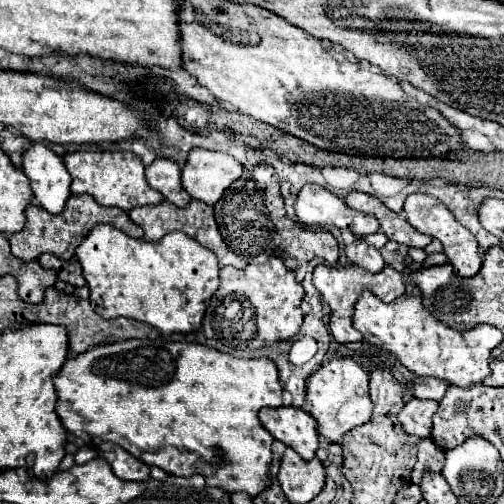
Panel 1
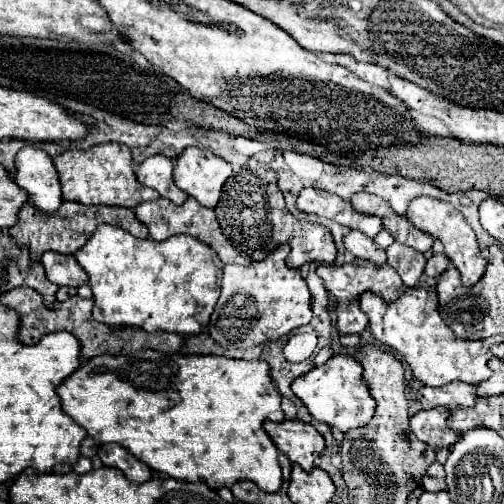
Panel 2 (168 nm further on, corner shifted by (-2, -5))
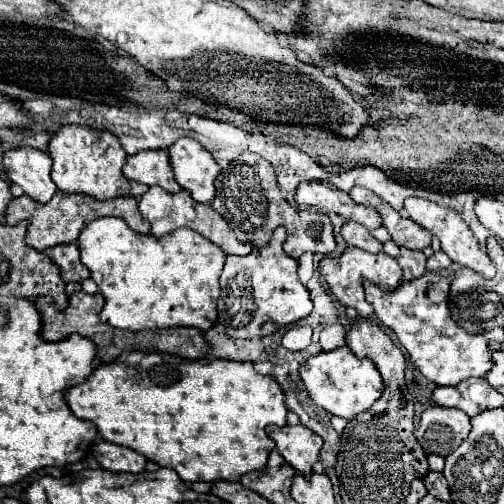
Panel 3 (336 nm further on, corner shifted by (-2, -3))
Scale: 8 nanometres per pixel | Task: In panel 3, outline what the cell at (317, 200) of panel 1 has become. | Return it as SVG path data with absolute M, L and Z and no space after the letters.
M304 182L304 184L298 186L294 200L300 206L316 208L320 212L334 212L334 214L342 216L344 220L360 222L368 230L374 230L374 228L382 226L382 218L376 210L370 210L370 208L364 208L364 206L356 204L346 192L334 190L334 186L330 186L330 184Z

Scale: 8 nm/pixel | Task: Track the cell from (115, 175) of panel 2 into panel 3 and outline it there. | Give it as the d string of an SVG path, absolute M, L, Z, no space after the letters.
M62 126L50 140L50 156L54 160L52 164L52 180L54 184L58 186L60 192L68 192L68 194L88 194L96 200L110 200L110 198L118 198L118 196L132 196L132 198L140 198L148 186L140 184L140 182L134 182L130 178L126 178L122 174L122 166L128 158L128 154L124 152L124 148L120 146L118 138L110 132L104 132L104 130L94 130L94 128L88 128L88 126Z

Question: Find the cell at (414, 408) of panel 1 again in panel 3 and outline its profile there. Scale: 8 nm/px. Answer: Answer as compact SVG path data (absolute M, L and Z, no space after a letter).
M432 406L422 412L416 438L426 454L448 456L466 440L468 430L470 418L462 410Z

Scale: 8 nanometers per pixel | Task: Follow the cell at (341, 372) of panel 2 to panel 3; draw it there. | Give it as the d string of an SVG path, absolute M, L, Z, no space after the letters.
M348 346L336 348L332 352L320 352L316 358L310 358L304 366L300 366L300 378L306 386L310 400L316 406L344 420L354 420L358 414L370 410L384 390L376 366L368 360L356 358L356 354Z

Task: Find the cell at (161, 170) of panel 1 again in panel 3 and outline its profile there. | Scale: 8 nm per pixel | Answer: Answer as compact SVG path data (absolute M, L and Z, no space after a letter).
M144 150L128 156L124 164L124 176L146 186L160 186L170 194L178 194L182 190L180 184L174 180L166 150Z

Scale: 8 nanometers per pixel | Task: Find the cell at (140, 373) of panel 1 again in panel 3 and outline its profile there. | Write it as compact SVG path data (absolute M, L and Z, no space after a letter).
M124 352L114 362L96 366L88 380L70 386L64 398L72 414L96 424L104 440L128 446L162 468L176 470L184 482L236 482L242 474L266 472L274 442L264 434L264 428L268 424L286 424L286 404L278 382L272 376L258 374L252 362L220 358L184 360L162 352Z

